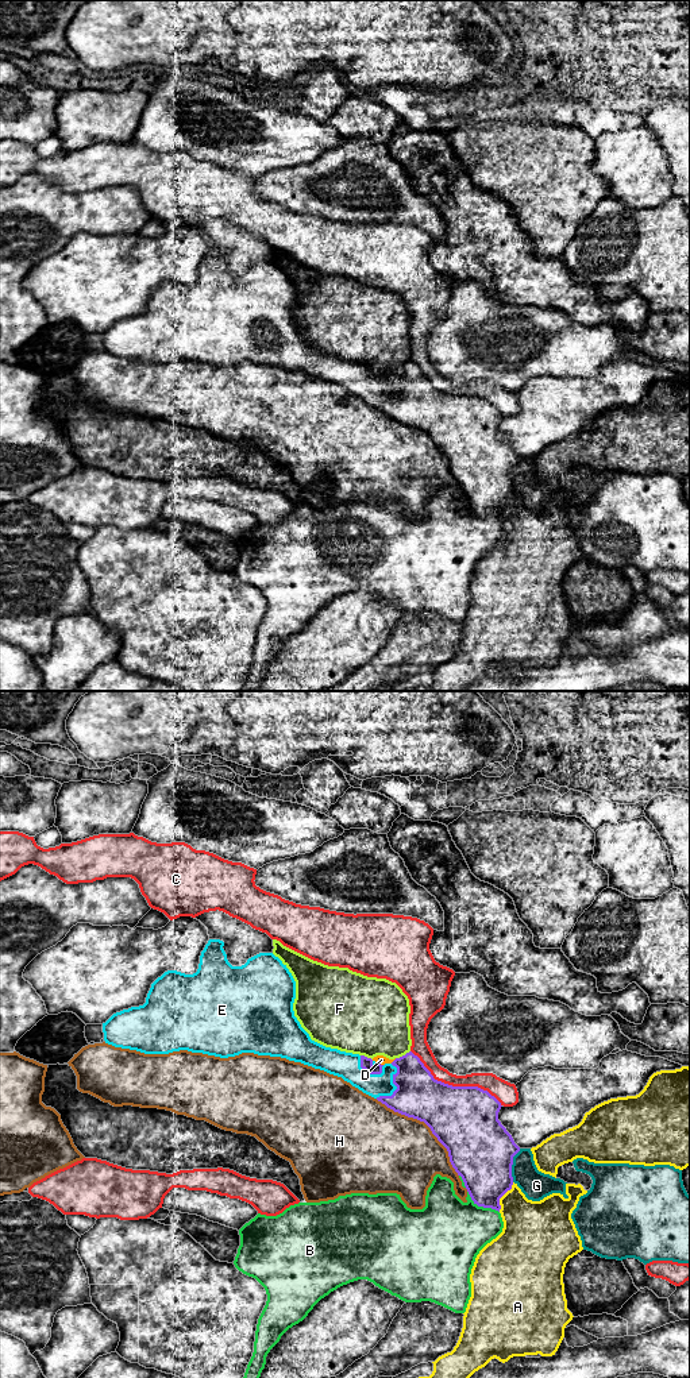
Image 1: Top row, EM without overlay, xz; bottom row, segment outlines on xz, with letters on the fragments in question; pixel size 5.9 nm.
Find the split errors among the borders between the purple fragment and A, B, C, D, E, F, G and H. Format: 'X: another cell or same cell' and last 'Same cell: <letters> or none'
A: another cell
B: another cell
C: another cell
D: another cell
E: same cell
F: another cell
G: another cell
H: another cell
Same cell: E

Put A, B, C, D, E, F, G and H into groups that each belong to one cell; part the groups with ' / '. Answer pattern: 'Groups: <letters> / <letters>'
Groups: A / B / C / D F / E / G / H

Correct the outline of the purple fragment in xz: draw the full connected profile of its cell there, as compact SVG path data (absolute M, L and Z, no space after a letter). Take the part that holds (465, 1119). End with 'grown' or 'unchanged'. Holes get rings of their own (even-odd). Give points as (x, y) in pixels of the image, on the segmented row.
M209 939L201 952L196 973L185 974L177 970L167 970L151 984L143 1005L113 1014L103 1023L105 1043L144 1054L169 1054L188 1050L228 1058L242 1053L254 1053L301 1062L342 1077L394 1112L424 1122L447 1149L450 1162L458 1176L462 1177L474 1204L500 1212L500 1198L513 1185L513 1157L520 1151L520 1147L498 1120L498 1112L502 1105L494 1096L478 1086L452 1086L435 1080L420 1058L412 1051L396 1058L392 1064L381 1065L365 1055L325 1047L312 1041L294 1016L296 981L286 965L273 953L259 953L248 958L244 965L232 966L227 960L223 946L224 942L220 939Z; grown

